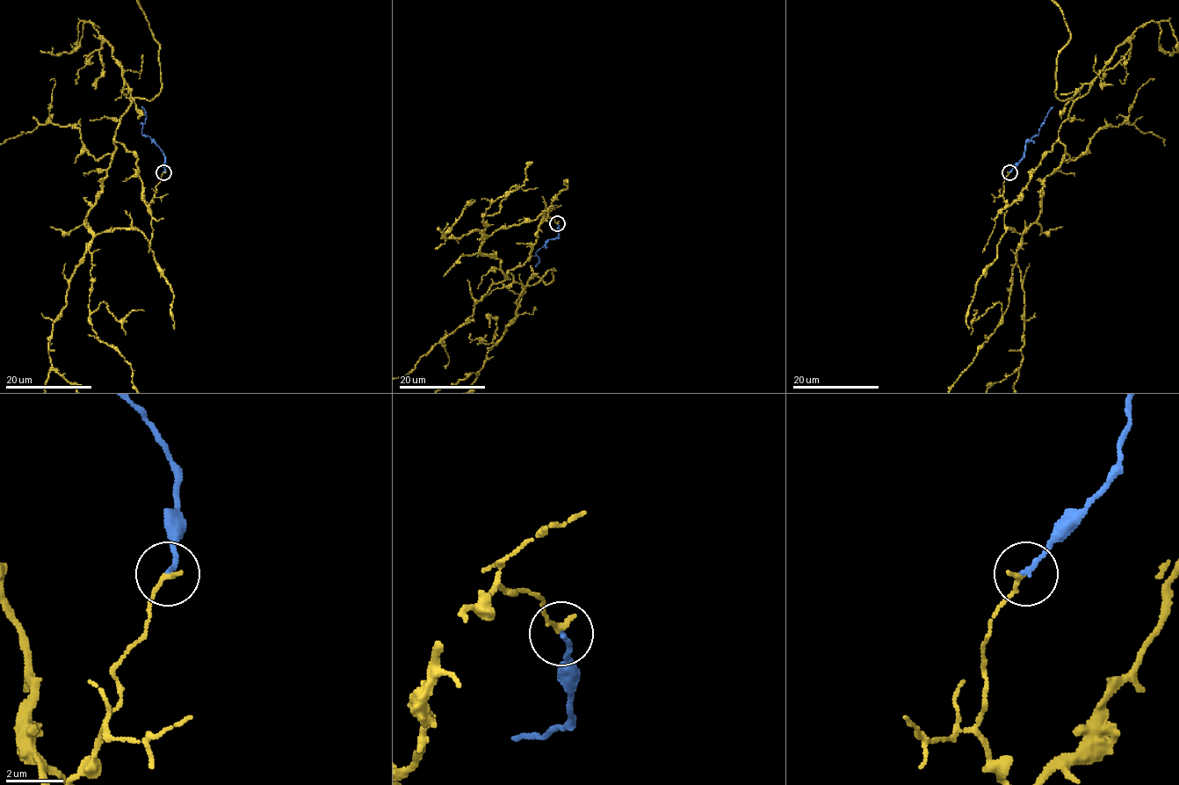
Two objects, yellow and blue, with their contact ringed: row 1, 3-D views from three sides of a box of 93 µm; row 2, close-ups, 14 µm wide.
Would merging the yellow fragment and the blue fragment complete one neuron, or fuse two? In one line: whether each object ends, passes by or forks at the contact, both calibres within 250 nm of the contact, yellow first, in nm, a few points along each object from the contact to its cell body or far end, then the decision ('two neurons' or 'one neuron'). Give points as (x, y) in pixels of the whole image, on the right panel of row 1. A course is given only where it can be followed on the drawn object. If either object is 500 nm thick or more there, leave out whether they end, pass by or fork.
yellow ends | blue ends | 160/170 nm | yellow via (1009, 172), (1010, 205), (1073, 101), (1055, 91), (1070, 33) | blue via (1009, 172), (1023, 157), (1025, 143), (1038, 134), (1052, 106) | two neurons

